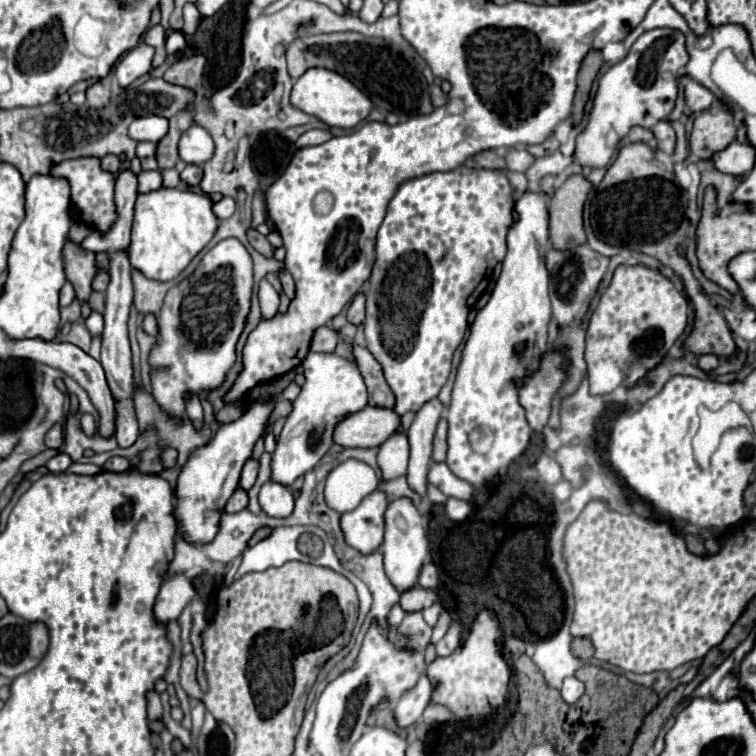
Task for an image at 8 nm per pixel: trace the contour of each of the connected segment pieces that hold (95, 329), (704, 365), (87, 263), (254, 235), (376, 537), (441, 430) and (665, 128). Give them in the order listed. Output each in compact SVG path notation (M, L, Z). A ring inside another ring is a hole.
M91 312L91 316L85 320L87 330L91 332L91 336L101 336L103 332L103 316L99 312Z
M703 354L703 356L699 358L697 366L699 366L701 370L705 370L705 372L711 372L711 370L715 370L715 368L719 366L719 358L717 358L715 354Z
M71 240L65 244L65 276L75 286L79 302L87 302L91 296L91 280L97 272L95 252L87 252Z
M249 230L247 232L247 238L249 238L249 242L251 242L251 246L259 252L259 254L263 254L263 256L267 256L267 258L271 258L273 256L273 246L267 242L267 238L265 236L261 236L257 230Z
M375 490L361 500L361 504L341 514L341 532L345 542L361 554L373 554L383 544L383 526L385 510L389 506L389 496Z
M441 418L435 432L435 442L433 442L433 460L445 462L445 456L447 456L447 422Z
M661 120L655 128L653 134L657 138L657 150L671 156L675 152L675 130L669 120Z

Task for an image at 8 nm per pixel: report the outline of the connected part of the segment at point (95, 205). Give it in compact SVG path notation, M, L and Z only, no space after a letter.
M75 158L65 160L61 164L53 164L53 176L63 176L71 184L71 200L81 210L83 222L93 222L99 230L107 230L115 222L115 202L113 202L113 186L115 176L111 172L101 170L97 158Z

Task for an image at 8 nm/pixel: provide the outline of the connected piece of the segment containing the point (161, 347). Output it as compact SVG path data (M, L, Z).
M237 238L213 246L191 280L169 288L157 316L157 340L149 352L153 400L169 418L185 418L185 398L199 390L217 390L237 360L237 340L247 324L253 294L253 264Z

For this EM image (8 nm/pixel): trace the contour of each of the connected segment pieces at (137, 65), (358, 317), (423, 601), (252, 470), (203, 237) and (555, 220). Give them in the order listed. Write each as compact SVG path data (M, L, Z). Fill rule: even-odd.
M139 42L133 50L129 50L127 54L121 56L121 60L115 66L115 78L119 82L119 86L129 86L133 80L137 80L139 76L147 74L151 70L151 60L153 60L153 48L149 48L149 44Z
M361 292L353 298L353 302L351 302L349 310L347 310L347 320L351 324L355 324L355 326L365 320L365 296Z
M413 588L409 592L401 594L401 608L405 612L421 612L429 608L433 602L437 602L439 596L435 590L425 590L425 588Z
M247 460L245 466L243 466L243 472L241 472L241 480L239 480L239 486L249 490L253 484L255 484L255 478L257 478L257 470L259 470L259 464L257 460Z
M159 188L149 194L139 194L129 246L131 266L153 280L165 282L177 278L189 266L189 262L209 244L217 230L219 220L211 208L211 196L179 188Z
M573 174L555 190L553 198L549 200L549 230L557 250L575 248L585 242L583 206L591 186L593 184L585 176Z

